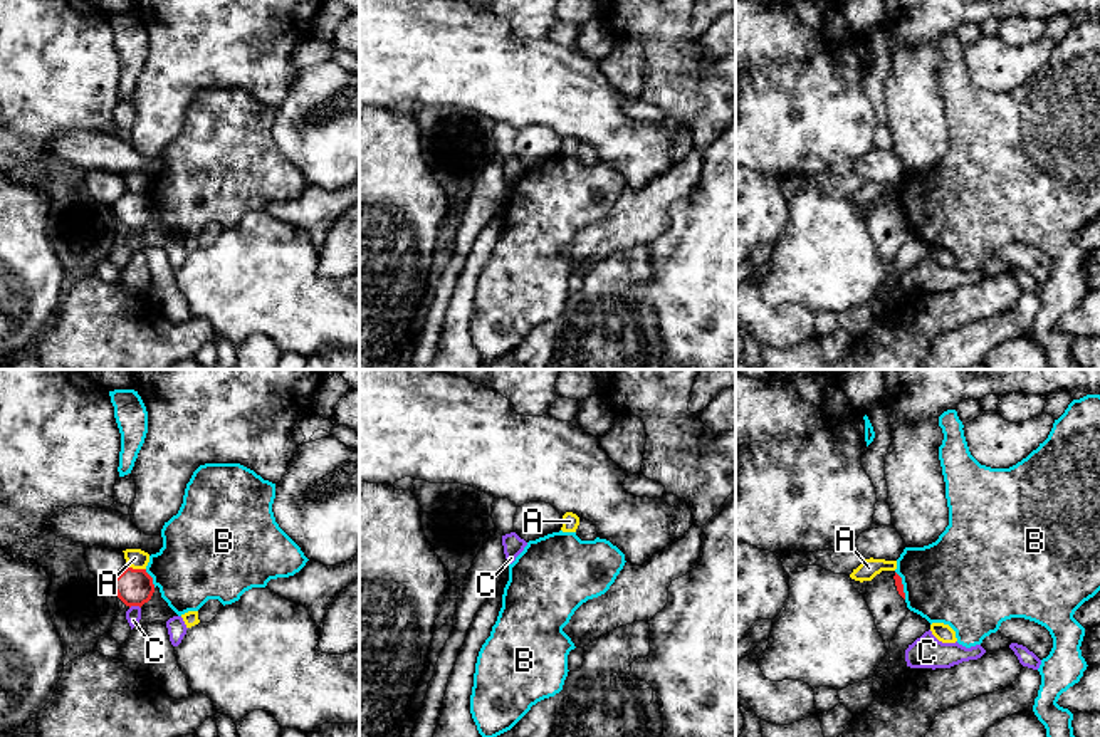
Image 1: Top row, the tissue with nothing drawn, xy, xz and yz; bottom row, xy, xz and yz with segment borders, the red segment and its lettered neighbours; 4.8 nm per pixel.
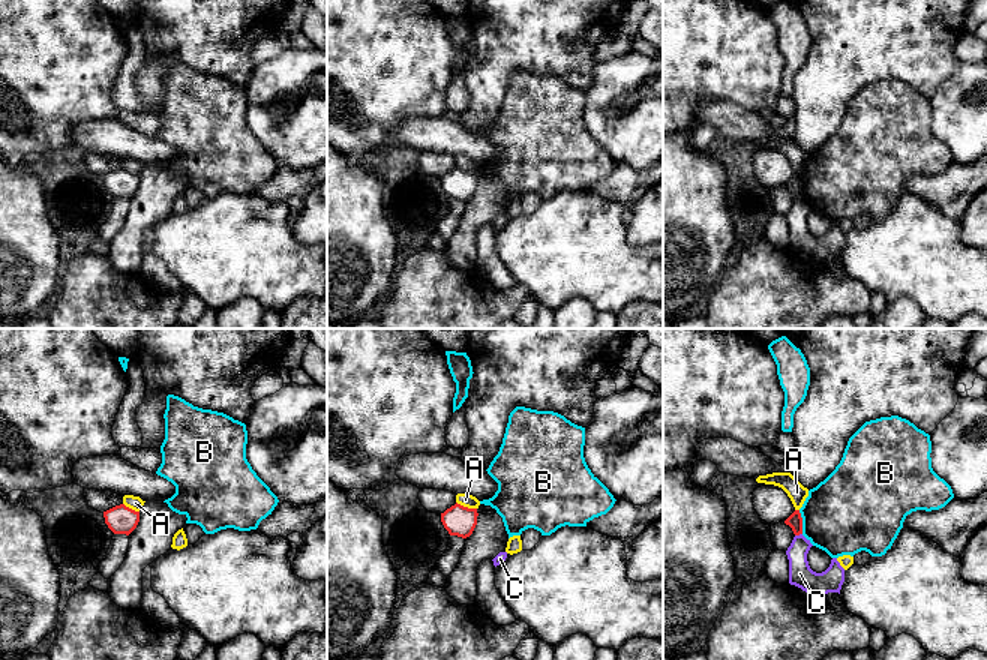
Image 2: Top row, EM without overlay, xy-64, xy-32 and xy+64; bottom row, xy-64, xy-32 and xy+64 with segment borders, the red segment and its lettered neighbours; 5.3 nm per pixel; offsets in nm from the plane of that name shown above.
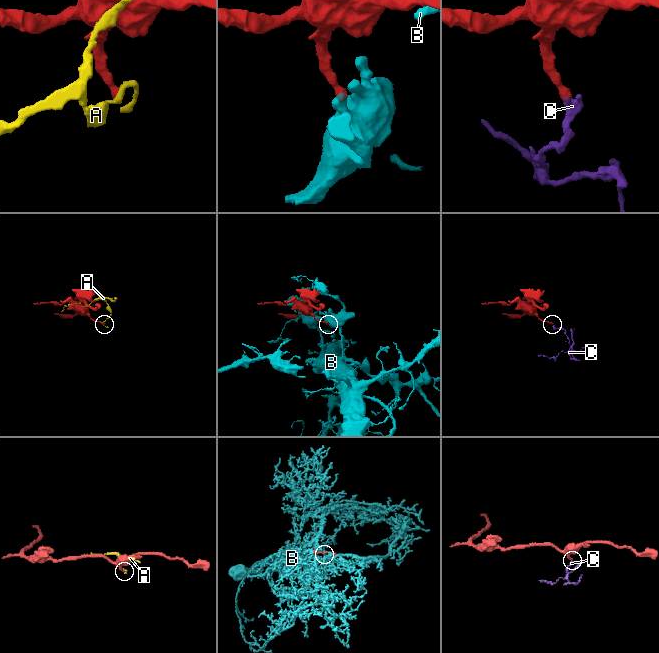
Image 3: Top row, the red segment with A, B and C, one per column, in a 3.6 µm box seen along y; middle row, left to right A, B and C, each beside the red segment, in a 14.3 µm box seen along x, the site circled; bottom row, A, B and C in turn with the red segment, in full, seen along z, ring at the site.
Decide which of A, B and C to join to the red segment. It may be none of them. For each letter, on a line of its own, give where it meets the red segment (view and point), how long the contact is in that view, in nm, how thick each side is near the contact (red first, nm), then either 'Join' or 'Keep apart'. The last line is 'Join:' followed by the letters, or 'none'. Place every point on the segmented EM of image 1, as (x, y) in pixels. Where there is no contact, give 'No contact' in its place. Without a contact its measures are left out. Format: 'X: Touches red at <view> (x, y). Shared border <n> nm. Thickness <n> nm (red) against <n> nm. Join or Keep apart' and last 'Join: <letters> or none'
A: Touches red at xy (136, 569). Shared border 90 nm. Thickness 180 nm (red) against 100 nm. Keep apart
B: Touches red at xy (151, 578). Shared border 100 nm. Thickness 180 nm (red) against 380 nm. Keep apart
C: Touches red at xy (135, 605). Shared border 60 nm. Thickness 180 nm (red) against 80 nm. Keep apart
Join: none

